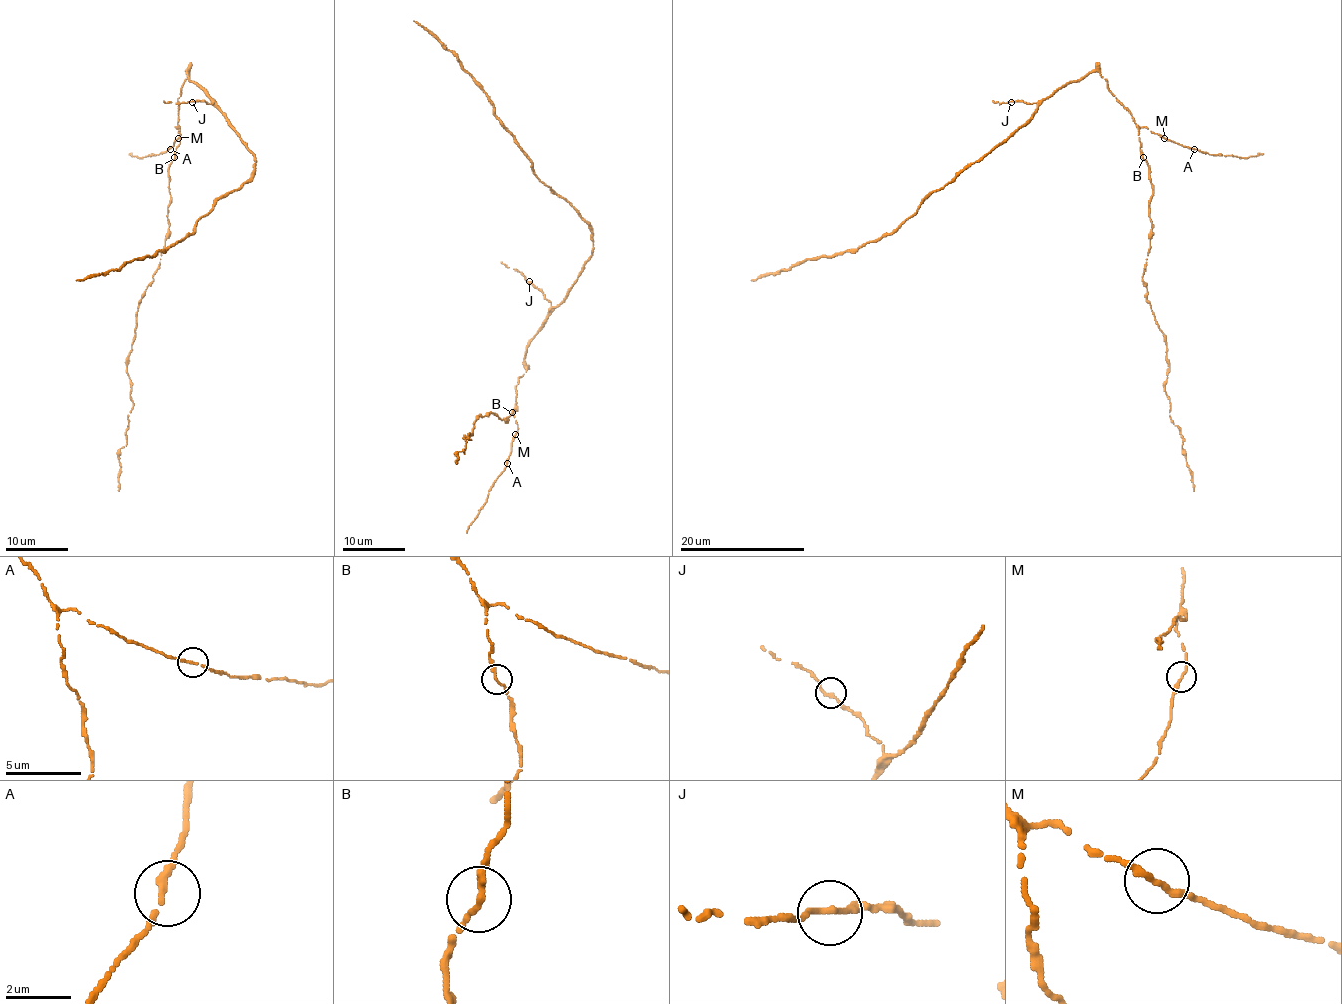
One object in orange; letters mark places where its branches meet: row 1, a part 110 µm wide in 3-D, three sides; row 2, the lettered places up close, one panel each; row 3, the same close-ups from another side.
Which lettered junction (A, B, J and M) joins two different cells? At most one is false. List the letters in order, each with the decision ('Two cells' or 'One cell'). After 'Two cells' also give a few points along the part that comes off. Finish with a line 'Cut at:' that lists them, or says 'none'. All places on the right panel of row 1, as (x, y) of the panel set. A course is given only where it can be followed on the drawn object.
A: One cell
B: One cell
J: One cell
M: One cell
Cut at: none

